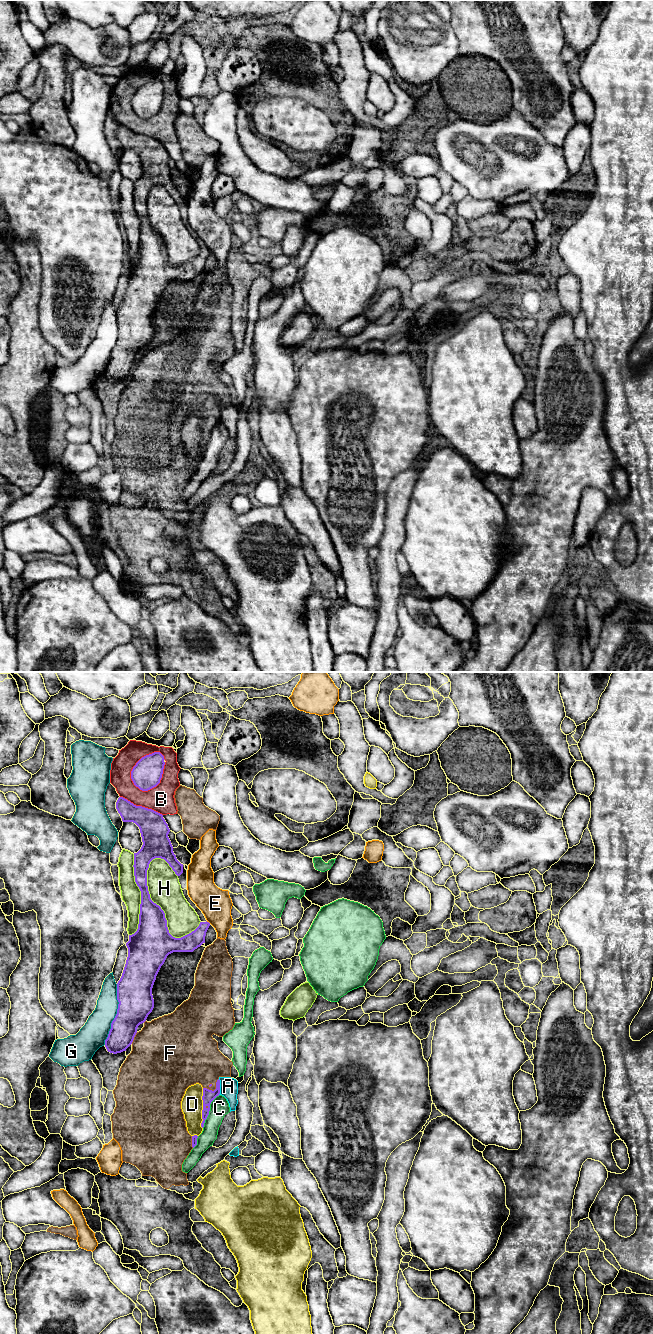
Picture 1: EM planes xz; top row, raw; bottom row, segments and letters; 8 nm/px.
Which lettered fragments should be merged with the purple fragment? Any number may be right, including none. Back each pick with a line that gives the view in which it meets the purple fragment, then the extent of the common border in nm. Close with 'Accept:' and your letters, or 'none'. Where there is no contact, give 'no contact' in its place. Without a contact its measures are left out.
Accept: none

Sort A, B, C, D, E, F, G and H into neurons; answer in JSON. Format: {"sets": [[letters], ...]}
{"sets": [["A"], ["B"], ["C"], ["D"], ["E"], ["F"], ["G"], ["H"]]}

